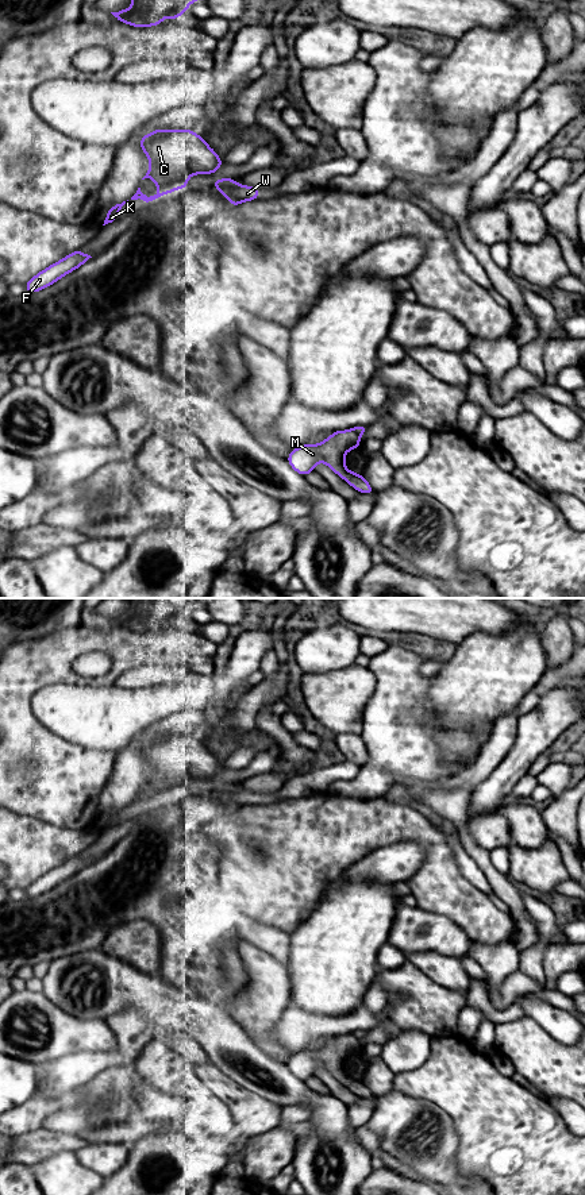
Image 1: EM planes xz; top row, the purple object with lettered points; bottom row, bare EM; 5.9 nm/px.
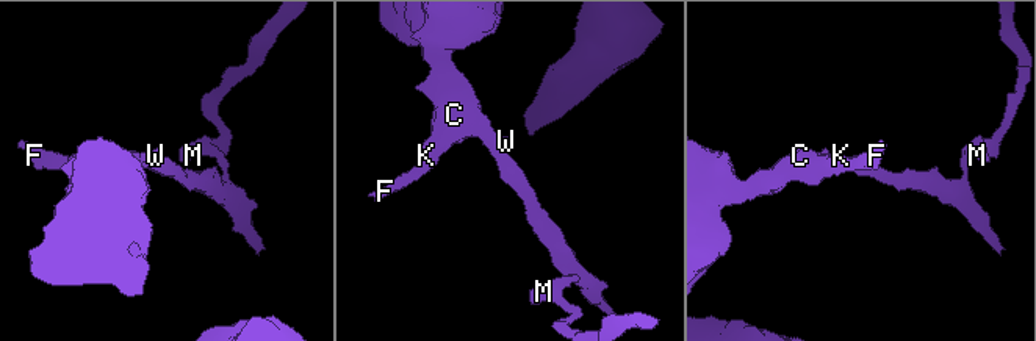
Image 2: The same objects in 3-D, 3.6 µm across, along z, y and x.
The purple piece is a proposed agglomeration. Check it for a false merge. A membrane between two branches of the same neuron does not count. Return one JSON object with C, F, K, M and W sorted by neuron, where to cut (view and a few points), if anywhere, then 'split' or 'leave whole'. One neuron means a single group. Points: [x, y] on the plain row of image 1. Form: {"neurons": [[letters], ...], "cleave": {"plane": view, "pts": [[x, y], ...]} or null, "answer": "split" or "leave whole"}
{"neurons": [["C", "F", "K", "W"], ["M"]], "cleave": {"plane": "xz", "pts": [[351, 1033], [358, 1041]]}, "answer": "split"}

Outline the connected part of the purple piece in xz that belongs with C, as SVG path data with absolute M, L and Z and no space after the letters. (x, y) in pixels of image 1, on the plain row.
M189 733L155 735L142 741L139 748L150 764L149 776L142 785L153 785L159 795L149 802L138 793L131 805L153 806L186 793L192 779L212 779L223 770L215 755Z

